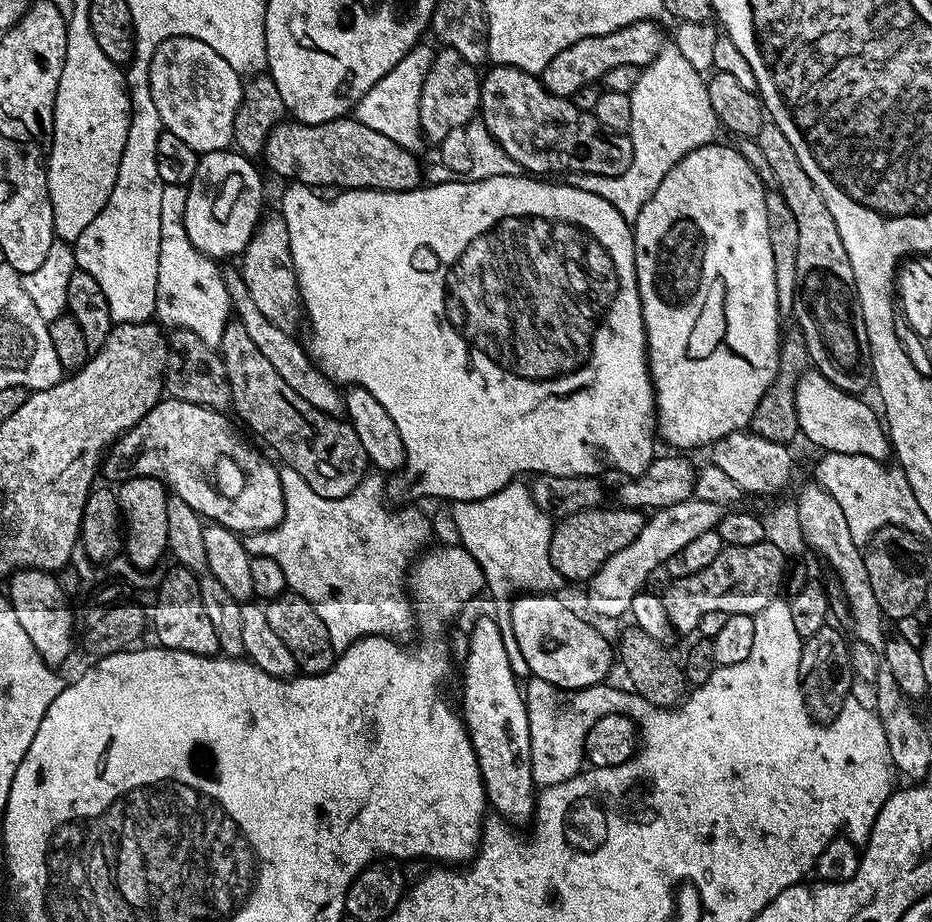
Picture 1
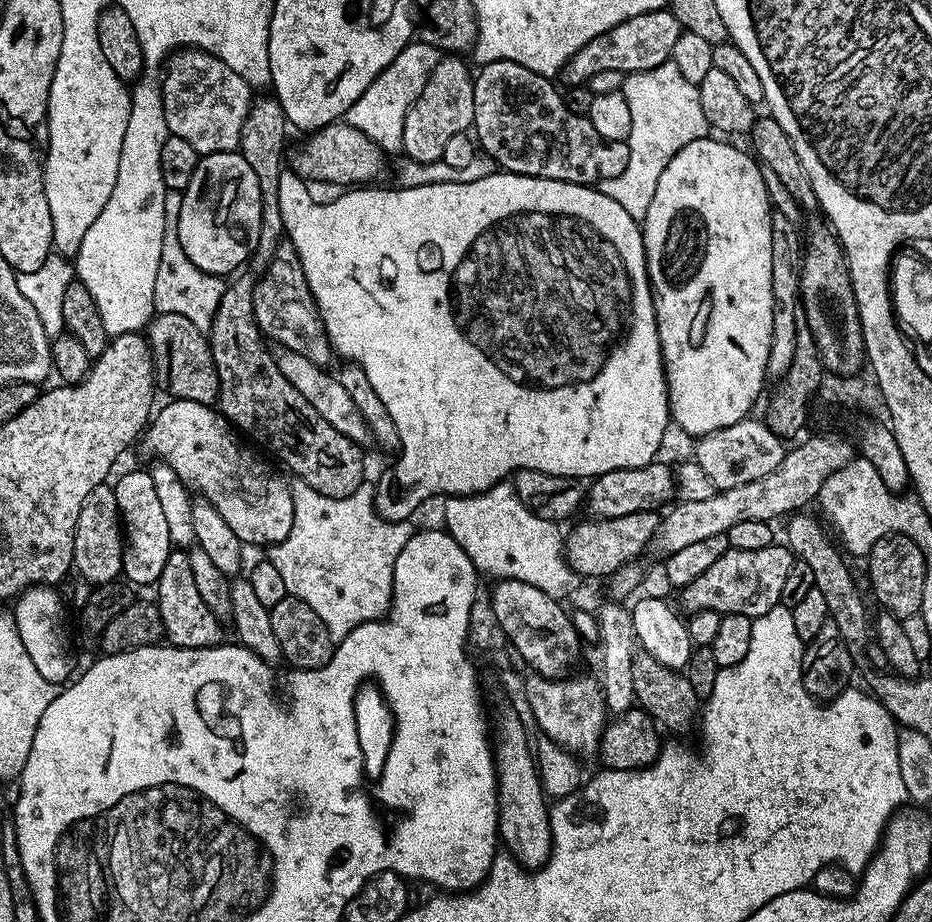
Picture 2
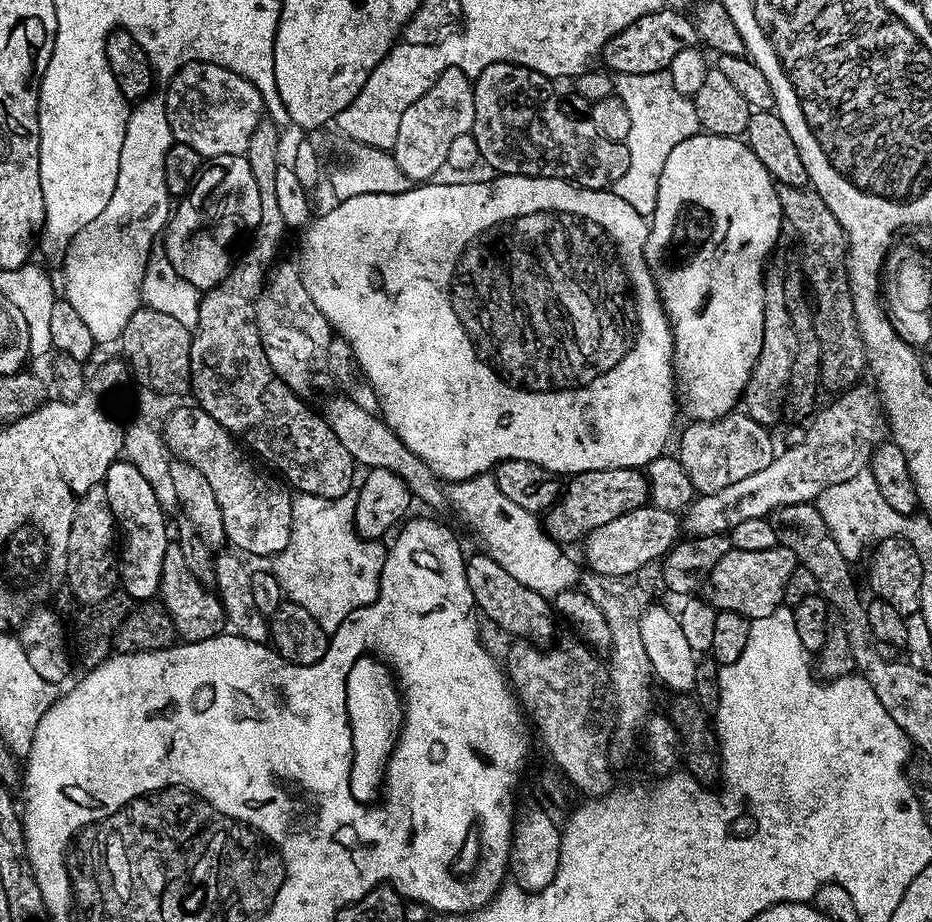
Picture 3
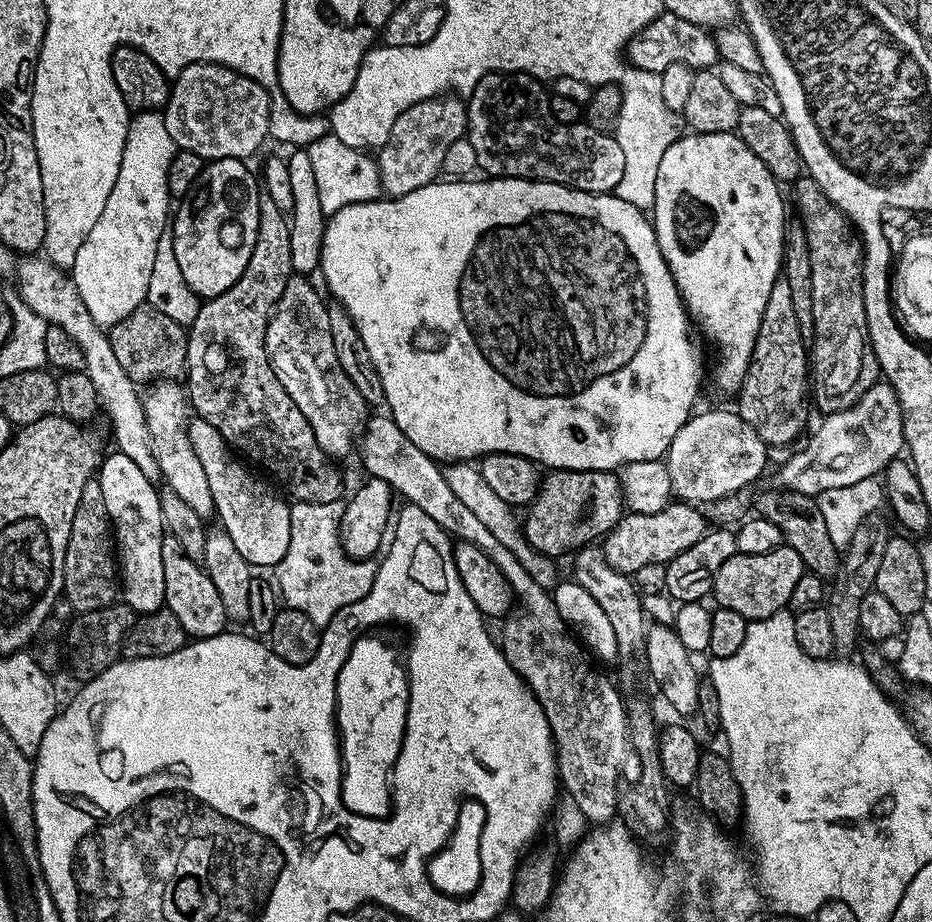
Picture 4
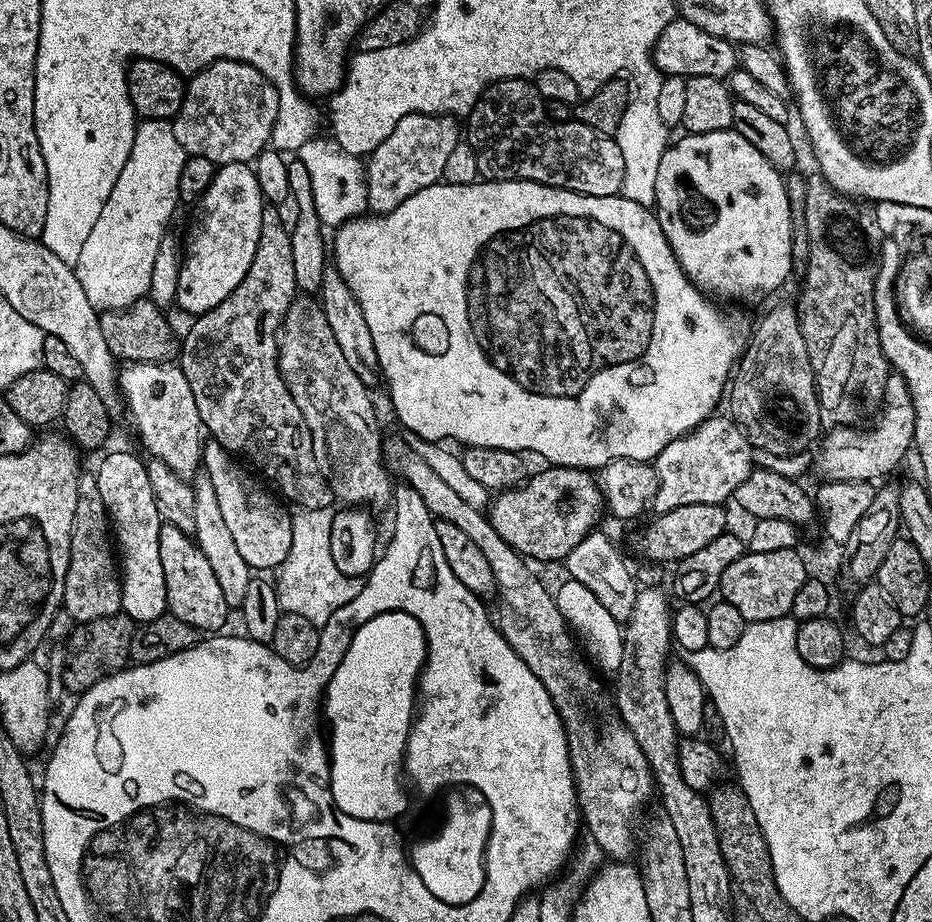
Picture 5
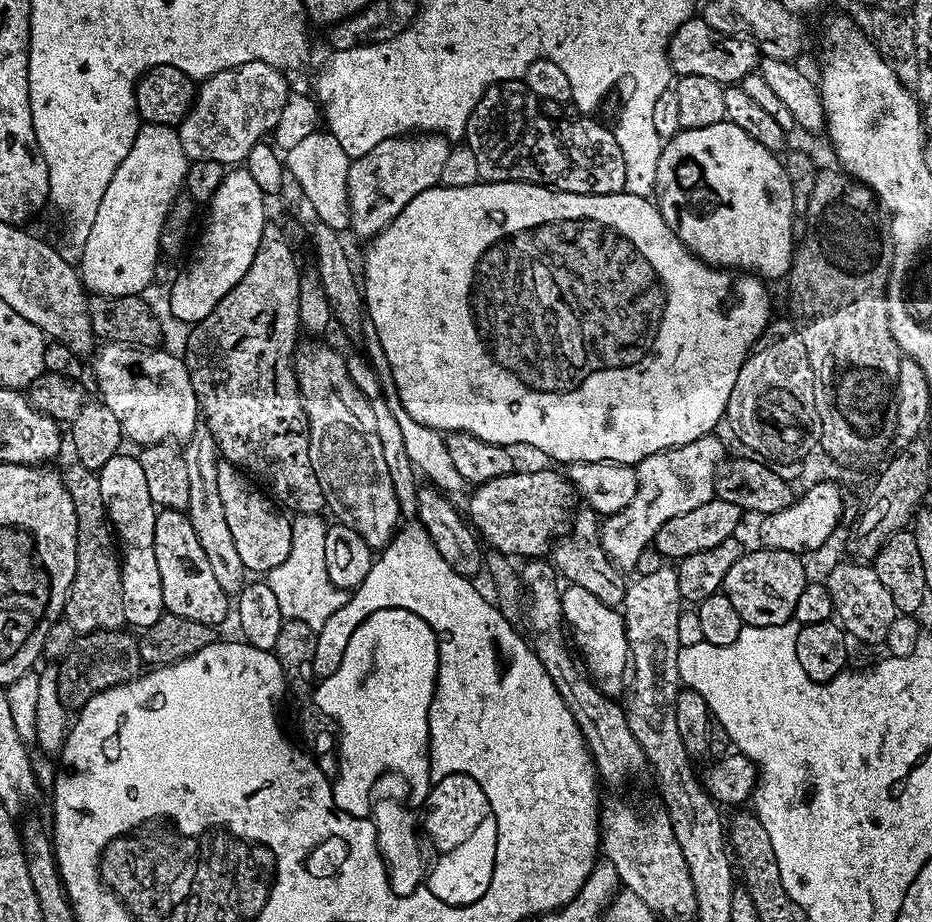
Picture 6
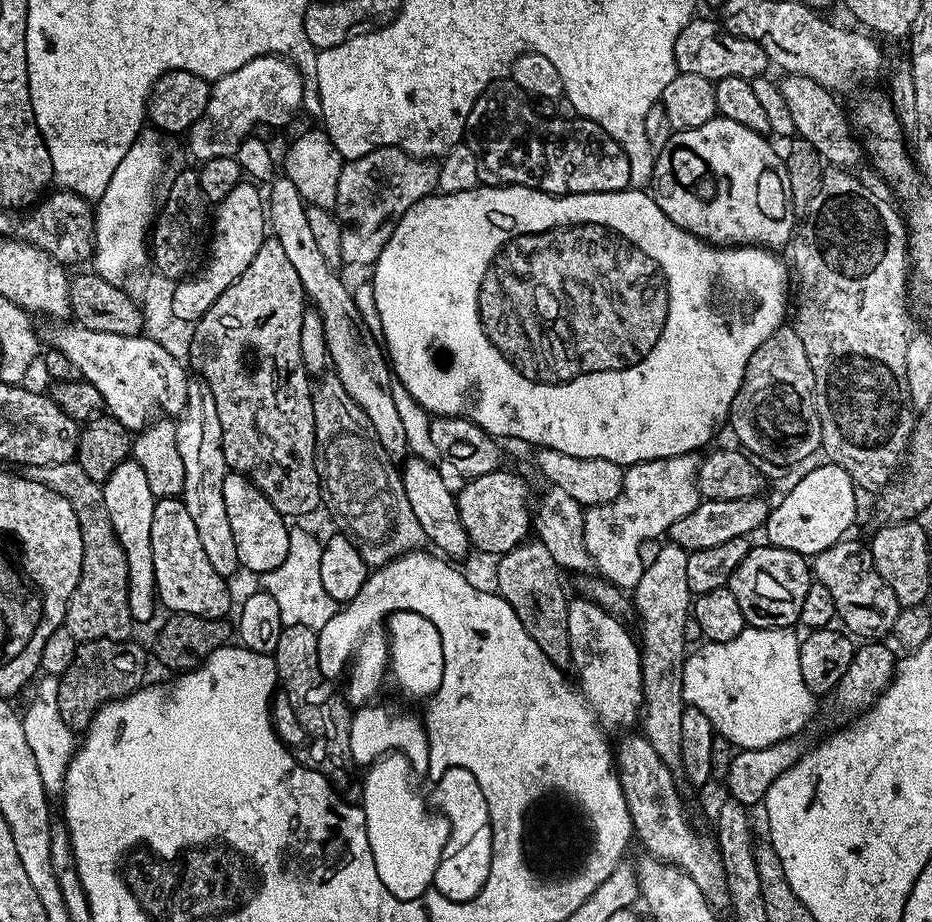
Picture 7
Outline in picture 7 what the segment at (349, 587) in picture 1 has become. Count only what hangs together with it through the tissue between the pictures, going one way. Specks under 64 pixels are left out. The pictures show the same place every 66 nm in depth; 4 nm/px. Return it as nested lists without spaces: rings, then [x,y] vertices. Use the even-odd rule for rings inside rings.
[[[293,527],[290,531],[290,550],[286,562],[274,570],[263,573],[263,591],[278,602],[278,614],[282,614],[285,628],[290,626],[310,626],[320,629],[326,622],[336,619],[338,602],[326,594],[322,587],[322,562],[320,561],[321,541],[315,540],[304,528]]]

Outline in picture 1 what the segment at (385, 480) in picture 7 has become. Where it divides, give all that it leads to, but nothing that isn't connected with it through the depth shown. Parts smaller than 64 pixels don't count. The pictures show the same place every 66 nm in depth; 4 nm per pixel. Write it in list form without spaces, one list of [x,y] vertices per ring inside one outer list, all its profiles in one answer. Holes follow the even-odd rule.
[[[279,214],[265,215],[256,227],[256,231],[245,246],[238,260],[240,277],[250,290],[250,298],[262,313],[262,318],[270,318],[274,326],[292,330],[302,320],[300,291],[294,274],[294,258],[290,254],[290,230],[286,230],[284,217]]]

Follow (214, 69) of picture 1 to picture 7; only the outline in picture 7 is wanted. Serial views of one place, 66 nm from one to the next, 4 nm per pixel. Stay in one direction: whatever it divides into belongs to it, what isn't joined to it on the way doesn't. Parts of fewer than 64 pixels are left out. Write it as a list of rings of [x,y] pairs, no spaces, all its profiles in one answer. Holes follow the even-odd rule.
[[[259,56],[230,74],[215,77],[202,118],[186,133],[188,148],[196,162],[235,156],[241,142],[253,135],[255,124],[280,128],[290,123],[304,100],[304,80],[300,76],[301,69],[283,56]]]

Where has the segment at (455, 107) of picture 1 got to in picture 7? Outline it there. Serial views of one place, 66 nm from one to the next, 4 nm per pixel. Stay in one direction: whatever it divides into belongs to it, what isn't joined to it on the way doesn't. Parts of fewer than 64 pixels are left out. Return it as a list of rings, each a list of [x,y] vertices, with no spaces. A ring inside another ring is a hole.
[[[379,148],[343,165],[338,180],[334,215],[340,222],[345,265],[375,265],[396,223],[422,198],[437,191],[438,167],[431,159],[417,158],[401,148]]]

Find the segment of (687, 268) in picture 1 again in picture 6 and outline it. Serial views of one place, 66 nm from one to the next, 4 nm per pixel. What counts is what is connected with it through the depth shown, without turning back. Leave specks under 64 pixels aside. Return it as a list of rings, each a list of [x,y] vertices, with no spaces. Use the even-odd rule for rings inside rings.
[[[725,119],[714,126],[685,128],[671,140],[663,141],[654,203],[665,222],[676,231],[676,237],[705,264],[721,270],[743,270],[768,282],[779,276],[780,279],[787,277],[794,255],[791,238],[793,195],[784,160],[762,146],[762,142],[754,142],[742,126],[734,126]]]

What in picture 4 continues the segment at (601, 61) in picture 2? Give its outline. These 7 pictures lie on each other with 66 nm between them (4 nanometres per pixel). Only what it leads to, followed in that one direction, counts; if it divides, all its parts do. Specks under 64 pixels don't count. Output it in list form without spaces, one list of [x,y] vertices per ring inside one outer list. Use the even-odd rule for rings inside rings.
[[[661,11],[660,16],[654,18],[654,22],[650,22],[637,36],[629,40],[626,60],[631,67],[633,64],[634,67],[641,68],[644,74],[651,74],[664,72],[666,66],[675,64],[685,64],[693,70],[712,70],[717,67],[720,55],[716,49],[716,37],[709,29],[699,28],[694,22],[685,22],[682,18],[678,18],[678,14]]]

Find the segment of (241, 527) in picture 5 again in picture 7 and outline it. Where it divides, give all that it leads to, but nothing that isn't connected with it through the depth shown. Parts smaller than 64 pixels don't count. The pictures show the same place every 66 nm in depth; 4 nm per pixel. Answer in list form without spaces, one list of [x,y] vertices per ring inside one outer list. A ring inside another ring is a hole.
[[[225,471],[222,482],[222,502],[226,502],[226,518],[230,518],[230,531],[234,534],[234,546],[238,546],[240,568],[244,570],[249,568],[252,572],[263,574],[282,566],[282,562],[286,562],[286,554],[290,550],[290,524],[262,494],[259,486],[252,483],[241,472]]]

